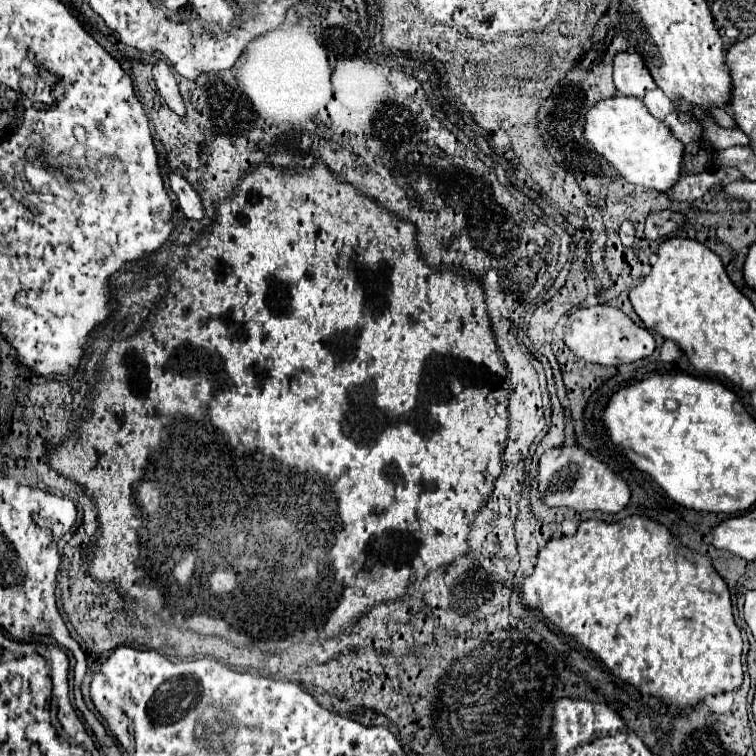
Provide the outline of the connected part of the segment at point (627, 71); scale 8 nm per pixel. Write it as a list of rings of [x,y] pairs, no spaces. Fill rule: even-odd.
[[[635,51],[617,53],[613,59],[613,81],[621,95],[643,99],[647,91],[657,89],[651,79],[647,67],[643,67],[643,59]]]

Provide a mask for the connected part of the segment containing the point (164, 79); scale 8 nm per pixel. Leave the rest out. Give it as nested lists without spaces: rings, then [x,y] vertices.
[[[157,61],[153,65],[153,79],[157,83],[157,89],[161,93],[161,97],[165,99],[165,103],[177,113],[177,115],[183,115],[185,113],[185,105],[183,105],[183,99],[179,95],[179,87],[173,79],[173,73],[169,69],[167,63],[163,61]]]

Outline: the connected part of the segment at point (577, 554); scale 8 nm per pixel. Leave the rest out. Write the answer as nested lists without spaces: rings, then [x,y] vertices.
[[[633,515],[633,517],[623,519],[621,523],[613,523],[613,525],[607,525],[607,523],[597,521],[597,519],[587,519],[587,521],[583,521],[579,525],[579,529],[577,529],[577,533],[573,537],[551,539],[545,545],[545,549],[539,551],[539,561],[535,565],[535,571],[523,583],[523,603],[527,607],[531,607],[531,609],[537,609],[561,633],[573,637],[577,643],[581,643],[585,649],[589,649],[615,677],[619,677],[625,683],[629,683],[635,689],[639,689],[641,695],[657,697],[657,699],[661,699],[665,703],[679,705],[679,707],[697,705],[707,695],[737,691],[741,687],[741,683],[743,683],[743,667],[741,667],[743,639],[741,639],[741,631],[739,631],[739,627],[735,625],[735,619],[733,619],[729,589],[727,589],[725,581],[715,573],[715,569],[711,567],[711,561],[707,557],[703,557],[703,555],[687,557],[683,553],[693,553],[693,551],[681,547],[679,541],[673,539],[669,529],[665,529],[663,525],[659,525],[659,523],[655,523],[655,521],[647,519],[647,517]]]

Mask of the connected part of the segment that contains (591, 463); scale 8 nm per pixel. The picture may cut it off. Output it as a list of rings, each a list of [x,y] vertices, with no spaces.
[[[557,447],[541,455],[537,465],[539,479],[539,497],[549,507],[569,507],[577,513],[583,511],[603,511],[603,513],[619,513],[625,509],[629,501],[627,483],[615,475],[607,465],[591,457],[583,447]]]

